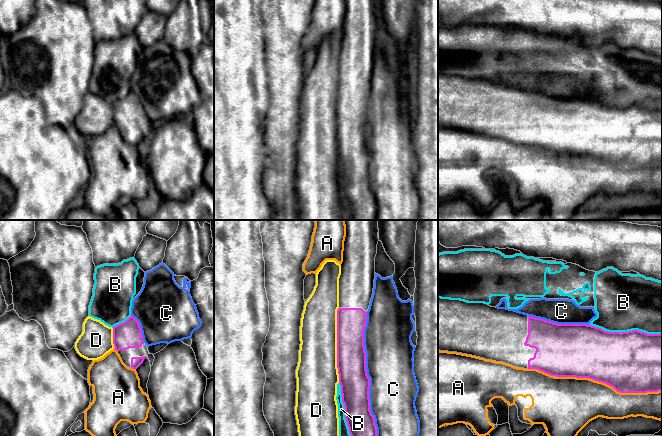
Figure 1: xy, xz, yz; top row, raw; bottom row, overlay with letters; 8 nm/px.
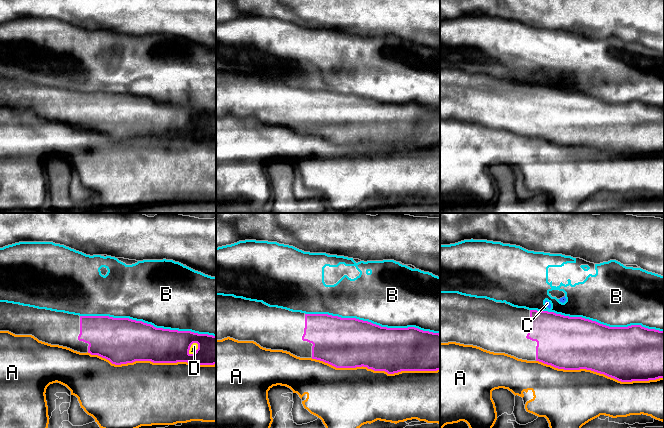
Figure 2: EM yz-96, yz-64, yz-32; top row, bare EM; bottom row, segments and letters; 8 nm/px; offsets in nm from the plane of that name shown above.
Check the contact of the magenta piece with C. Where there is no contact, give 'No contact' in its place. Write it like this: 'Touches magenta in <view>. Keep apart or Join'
Touches magenta in xz. Keep apart

